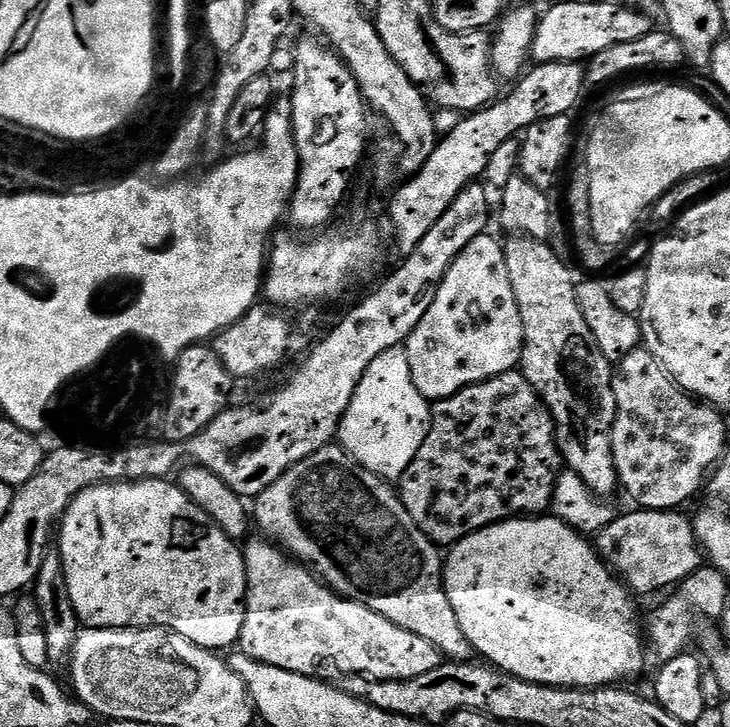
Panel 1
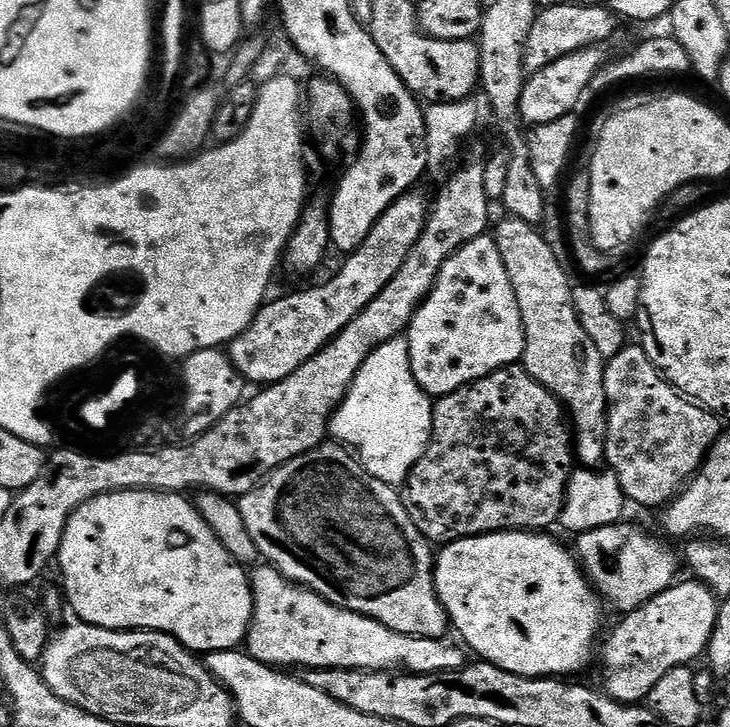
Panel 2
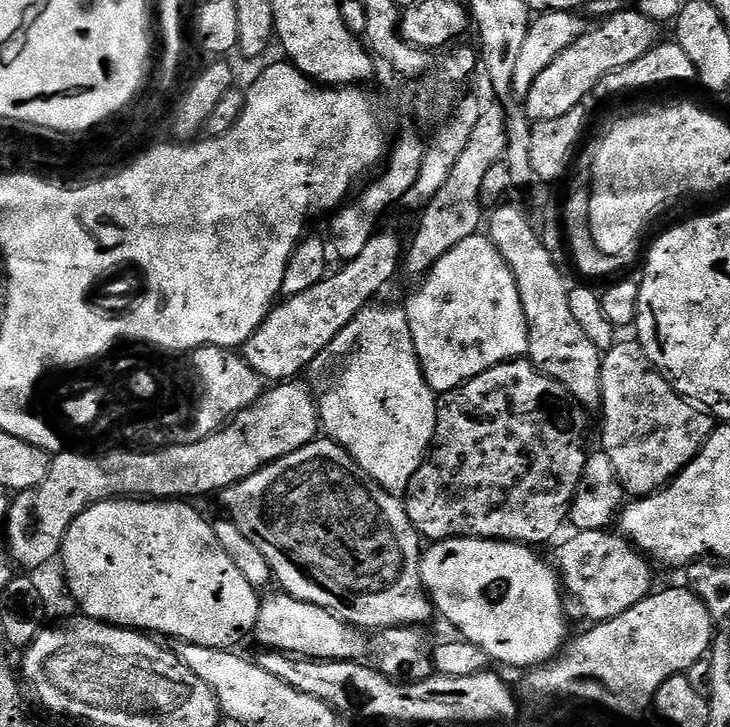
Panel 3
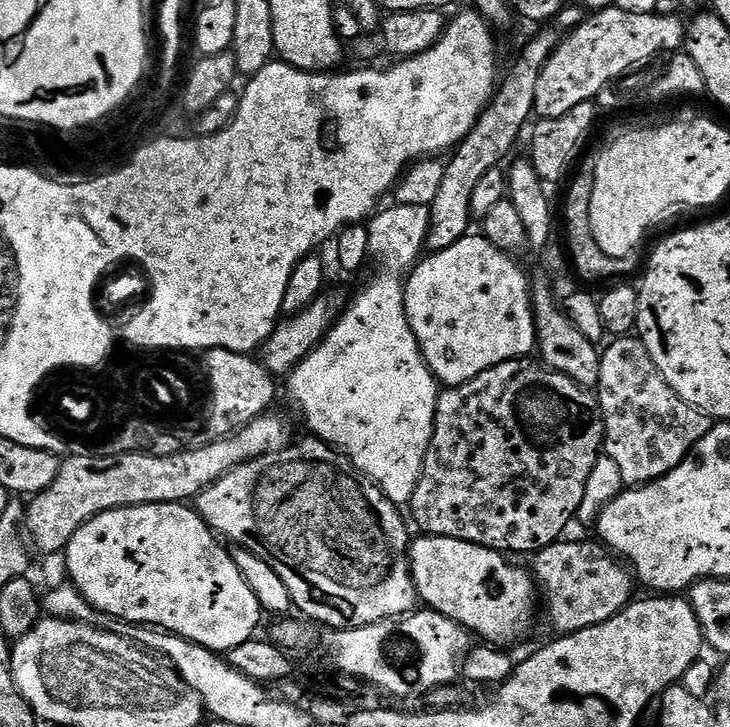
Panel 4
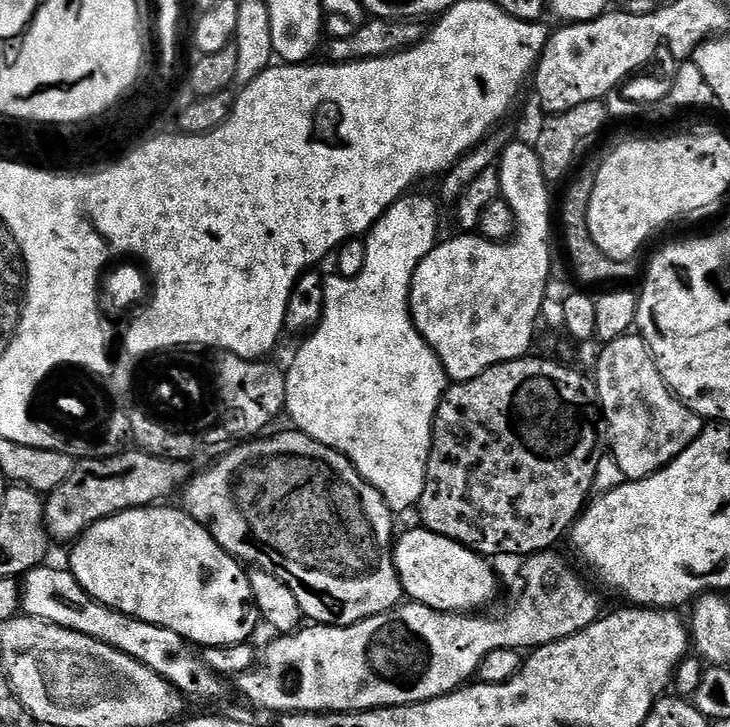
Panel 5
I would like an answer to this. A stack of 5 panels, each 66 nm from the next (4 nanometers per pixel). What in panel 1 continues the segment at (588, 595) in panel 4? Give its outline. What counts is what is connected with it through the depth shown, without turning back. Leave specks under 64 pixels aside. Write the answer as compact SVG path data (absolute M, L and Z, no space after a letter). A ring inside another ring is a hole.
M642 507L632 511L636 512L617 515L610 526L594 536L594 547L600 559L623 581L629 593L640 597L663 588L671 589L702 567L701 546L696 541L692 520L684 517L683 511L663 512Z

